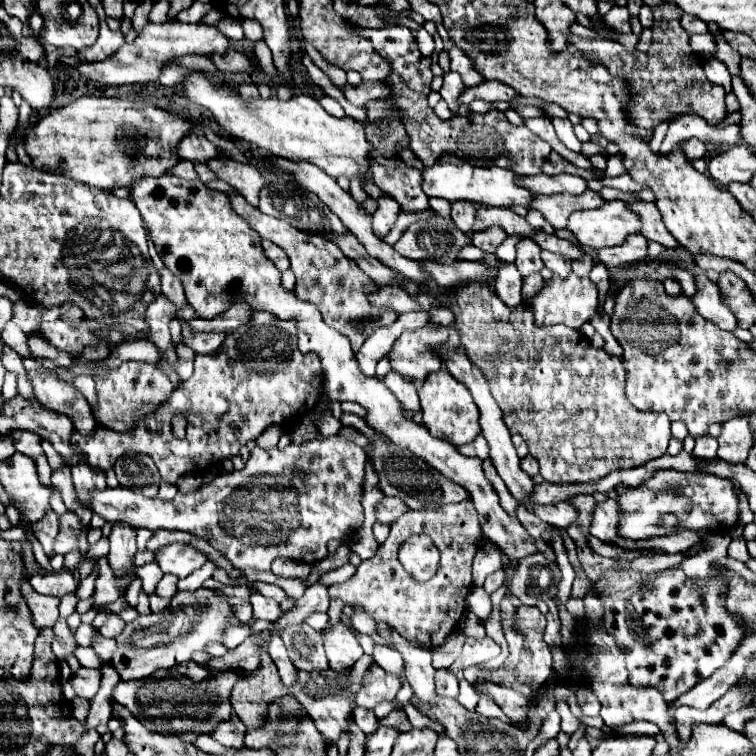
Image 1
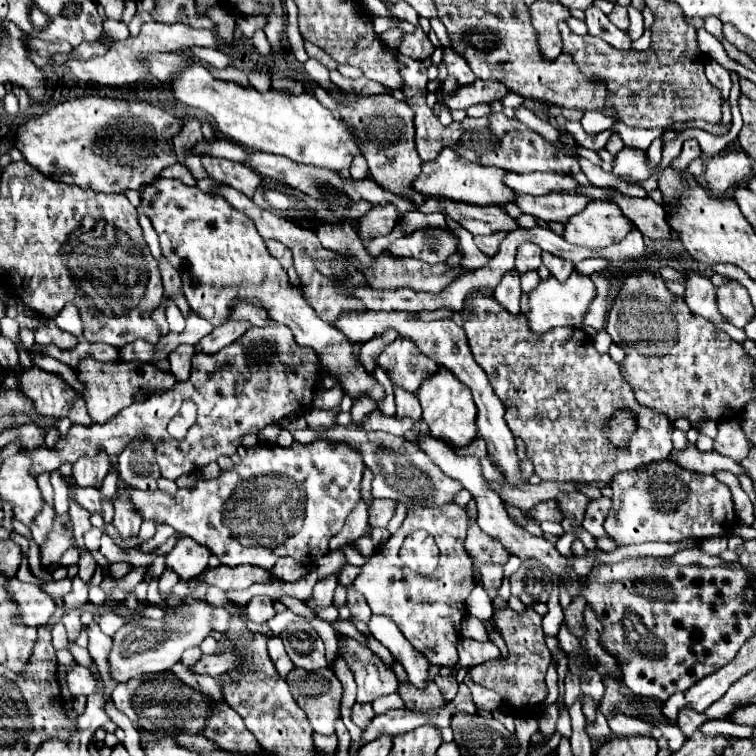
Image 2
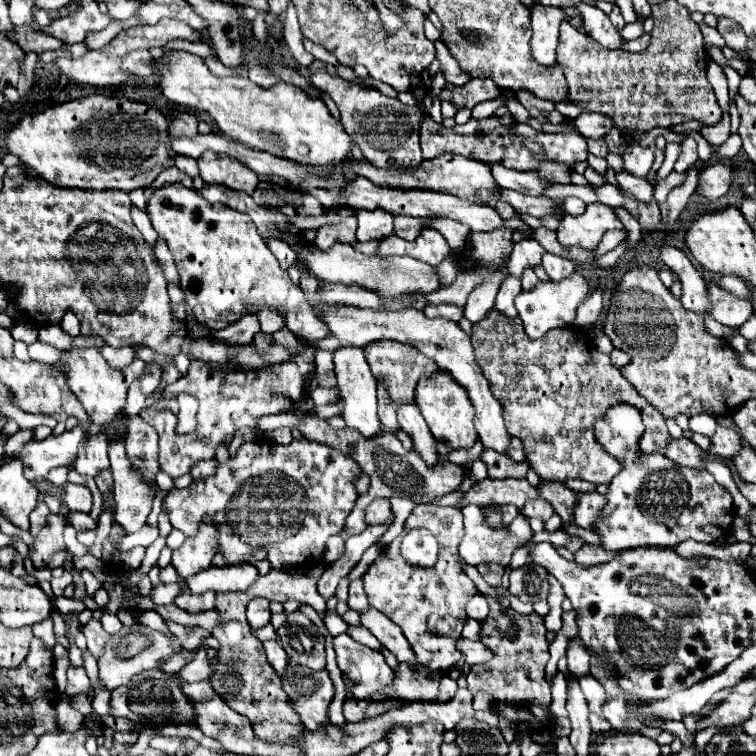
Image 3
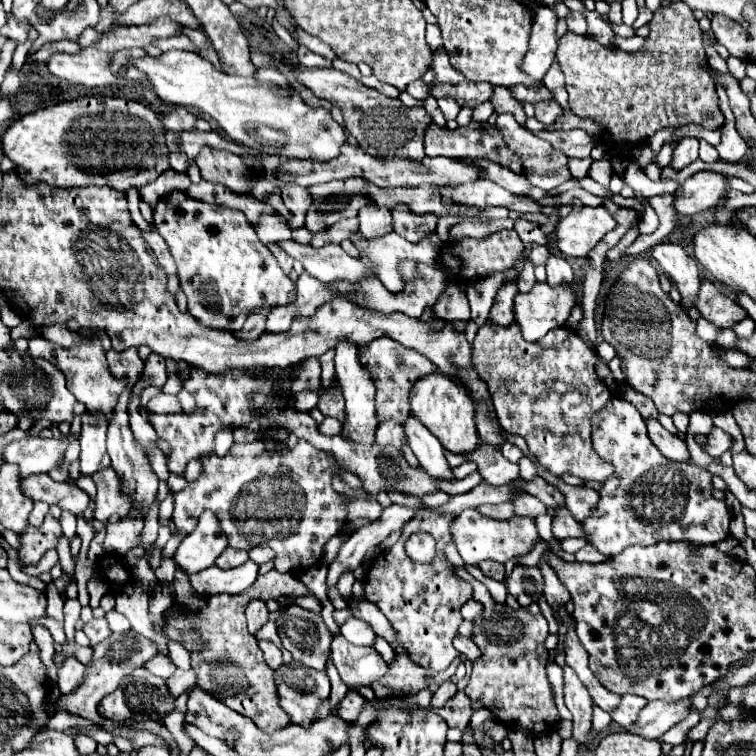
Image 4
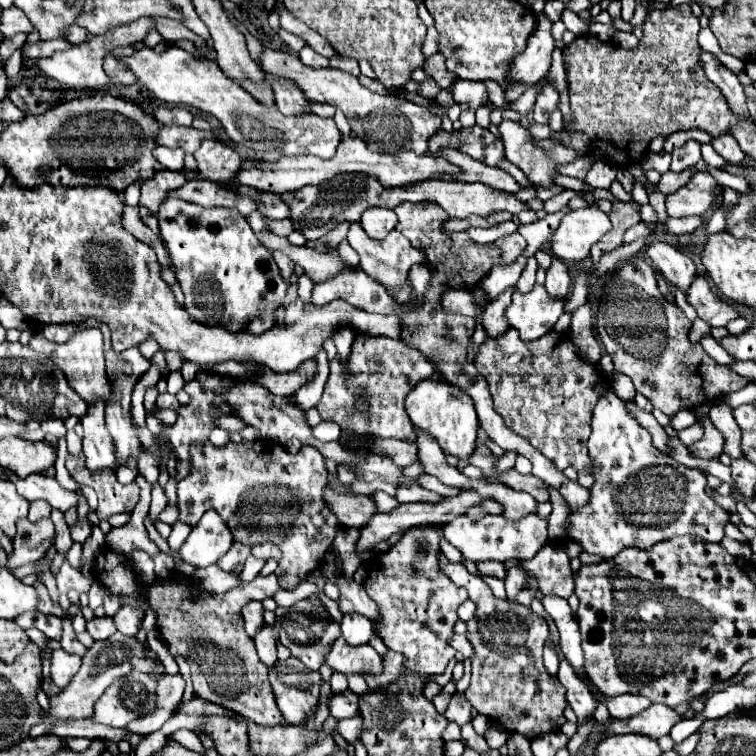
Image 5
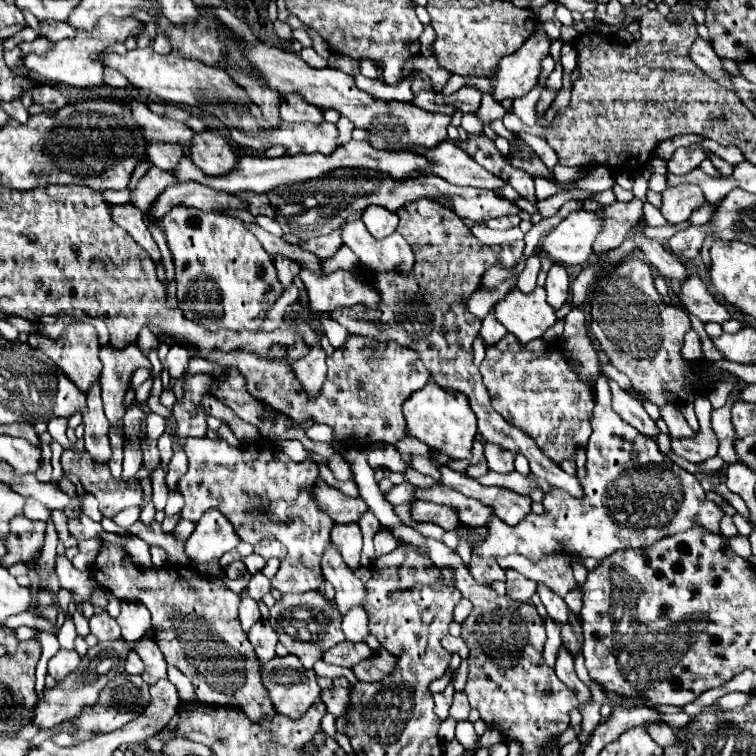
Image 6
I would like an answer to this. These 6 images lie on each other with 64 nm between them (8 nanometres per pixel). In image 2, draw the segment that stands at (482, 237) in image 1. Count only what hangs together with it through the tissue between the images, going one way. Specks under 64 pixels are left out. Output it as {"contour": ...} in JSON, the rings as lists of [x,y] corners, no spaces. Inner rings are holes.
{"contour":[[[492,232],[490,236],[474,236],[474,242],[480,248],[480,252],[484,252],[488,256],[494,256],[504,238],[506,238],[506,232]]]}

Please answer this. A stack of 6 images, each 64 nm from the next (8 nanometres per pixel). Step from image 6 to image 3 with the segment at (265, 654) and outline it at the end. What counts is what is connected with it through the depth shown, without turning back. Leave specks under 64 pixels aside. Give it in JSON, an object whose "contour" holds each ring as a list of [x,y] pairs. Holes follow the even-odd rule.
{"contour":[[[276,640],[264,642],[264,648],[266,648],[268,662],[272,664],[272,668],[274,668],[278,674],[284,674],[286,666],[288,666],[288,656],[286,656],[284,648],[280,646],[280,642],[276,642]]]}

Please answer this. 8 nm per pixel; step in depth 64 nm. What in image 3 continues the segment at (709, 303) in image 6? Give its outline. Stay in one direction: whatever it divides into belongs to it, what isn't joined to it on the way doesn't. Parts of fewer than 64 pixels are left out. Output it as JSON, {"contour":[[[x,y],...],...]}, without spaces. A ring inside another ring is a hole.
{"contour":[[[709,283],[708,290],[711,297],[711,305],[708,315],[720,324],[740,328],[750,316],[752,316],[752,304],[746,298],[740,298],[725,289]]]}

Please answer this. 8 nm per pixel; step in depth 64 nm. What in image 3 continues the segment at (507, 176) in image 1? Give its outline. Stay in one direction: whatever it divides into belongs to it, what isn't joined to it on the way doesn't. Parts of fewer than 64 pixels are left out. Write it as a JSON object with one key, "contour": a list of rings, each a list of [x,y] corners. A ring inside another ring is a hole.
{"contour":[[[442,154],[438,158],[424,160],[420,164],[420,168],[404,170],[404,172],[380,172],[380,168],[372,168],[372,164],[368,164],[366,160],[356,164],[352,158],[344,164],[348,164],[356,174],[360,174],[360,176],[364,176],[364,178],[372,180],[374,184],[380,184],[380,186],[400,184],[400,188],[406,188],[406,190],[444,192],[444,194],[452,194],[452,196],[458,196],[458,198],[472,200],[472,202],[488,202],[488,200],[498,202],[500,196],[502,196],[502,190],[496,184],[488,164],[482,164],[478,160],[470,160],[470,158],[464,158],[464,156],[456,156],[456,154]]]}

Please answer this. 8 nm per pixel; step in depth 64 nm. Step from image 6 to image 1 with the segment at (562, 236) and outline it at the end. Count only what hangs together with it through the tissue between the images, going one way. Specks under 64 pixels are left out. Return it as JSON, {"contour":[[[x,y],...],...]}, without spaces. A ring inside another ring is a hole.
{"contour":[[[612,200],[604,208],[574,212],[568,220],[568,230],[578,242],[596,250],[622,246],[630,234],[638,234],[642,218],[622,200]]]}

